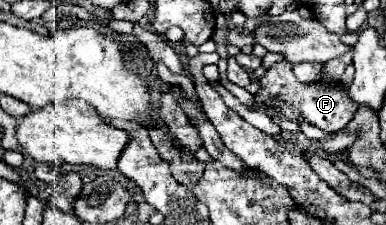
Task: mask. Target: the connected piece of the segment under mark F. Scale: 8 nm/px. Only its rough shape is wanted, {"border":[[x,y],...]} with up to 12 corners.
{"border":[[278,62],[260,78],[254,104],[340,132],[358,104],[330,80],[304,84]]}

